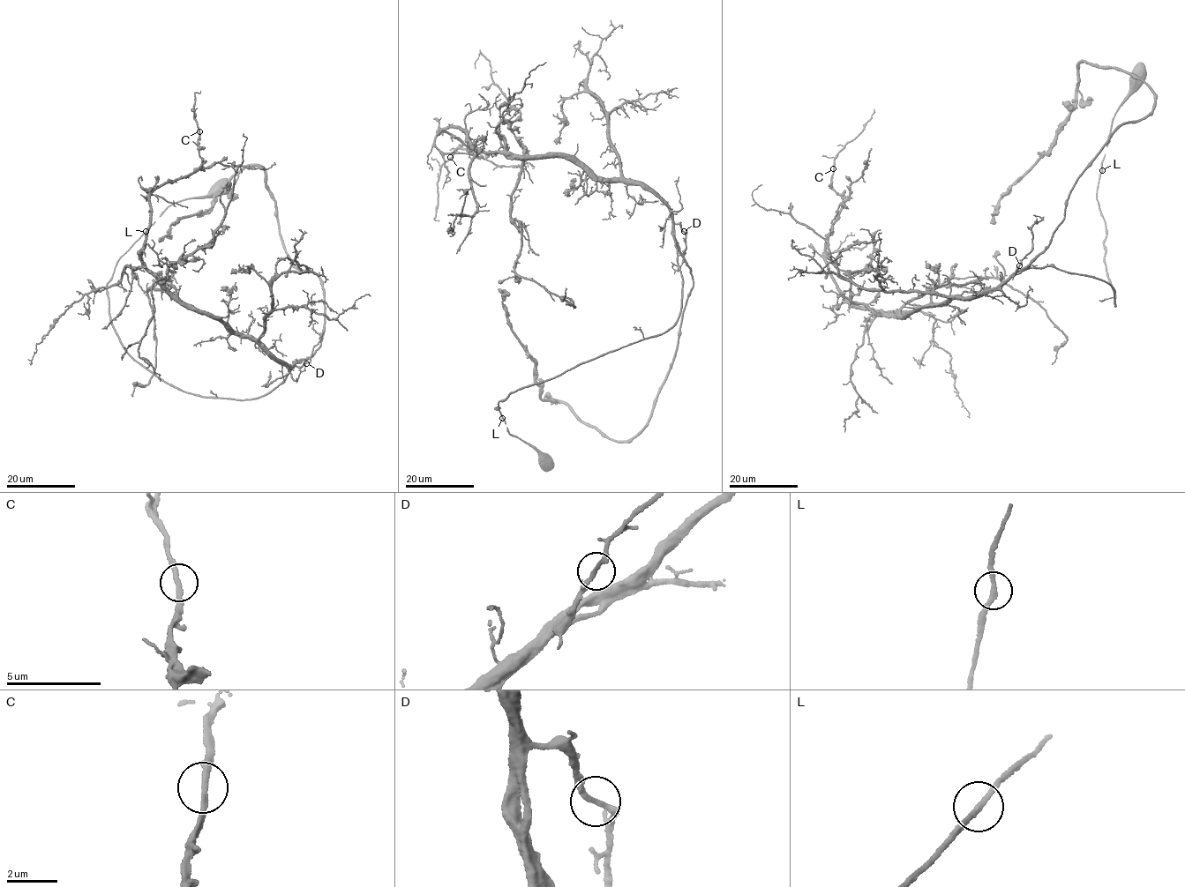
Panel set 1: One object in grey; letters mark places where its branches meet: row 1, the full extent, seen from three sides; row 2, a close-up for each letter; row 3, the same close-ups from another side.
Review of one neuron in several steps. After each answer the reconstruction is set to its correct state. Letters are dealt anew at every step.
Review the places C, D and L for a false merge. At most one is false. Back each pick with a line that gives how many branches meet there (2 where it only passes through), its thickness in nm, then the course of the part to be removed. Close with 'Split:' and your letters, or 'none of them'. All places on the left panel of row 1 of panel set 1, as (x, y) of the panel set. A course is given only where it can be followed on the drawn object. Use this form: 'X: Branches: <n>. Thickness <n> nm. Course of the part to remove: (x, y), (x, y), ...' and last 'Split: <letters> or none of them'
Split: none of them

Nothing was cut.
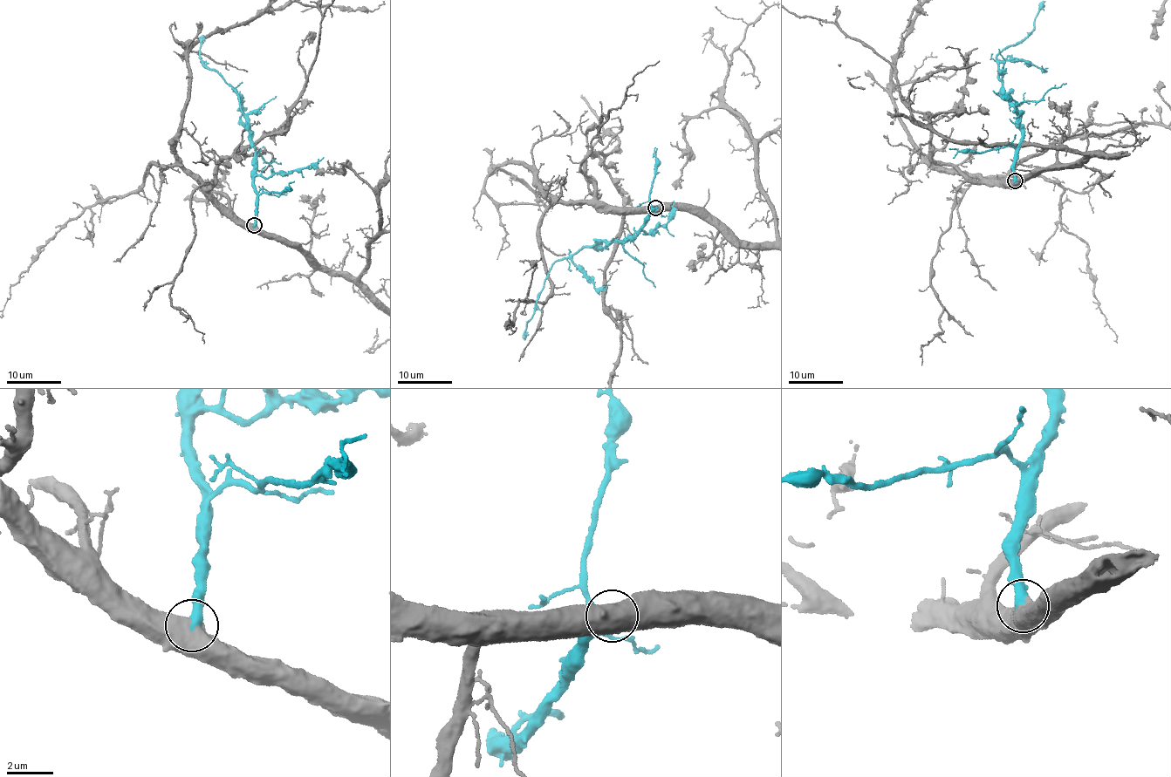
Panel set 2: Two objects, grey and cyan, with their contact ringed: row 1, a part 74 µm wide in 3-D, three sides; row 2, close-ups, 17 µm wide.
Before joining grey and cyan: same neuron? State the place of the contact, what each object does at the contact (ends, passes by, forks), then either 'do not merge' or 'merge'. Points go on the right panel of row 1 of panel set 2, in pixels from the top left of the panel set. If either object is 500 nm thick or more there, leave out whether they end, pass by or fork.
at (1015, 180); merge

